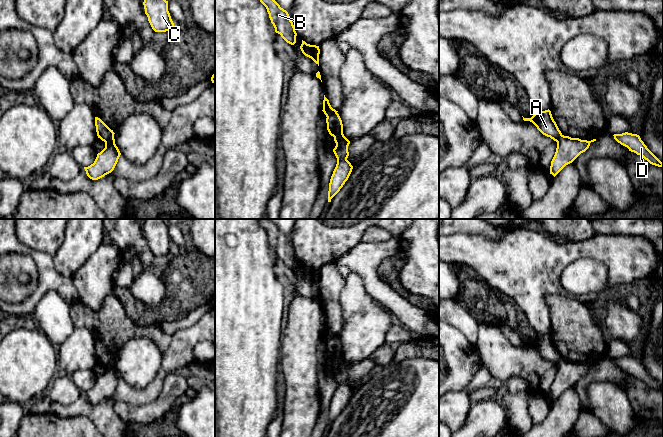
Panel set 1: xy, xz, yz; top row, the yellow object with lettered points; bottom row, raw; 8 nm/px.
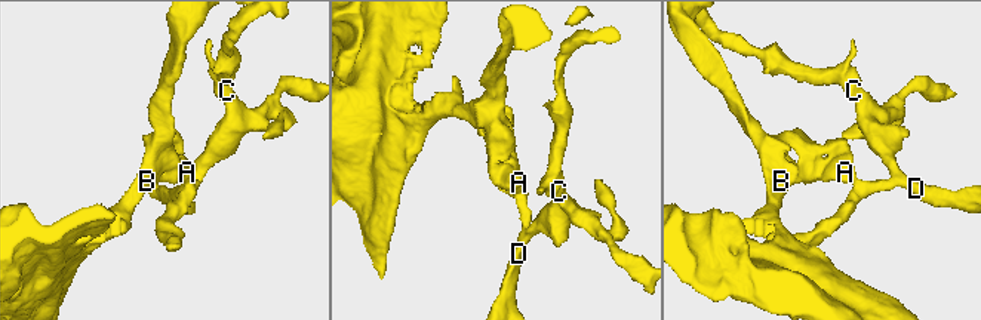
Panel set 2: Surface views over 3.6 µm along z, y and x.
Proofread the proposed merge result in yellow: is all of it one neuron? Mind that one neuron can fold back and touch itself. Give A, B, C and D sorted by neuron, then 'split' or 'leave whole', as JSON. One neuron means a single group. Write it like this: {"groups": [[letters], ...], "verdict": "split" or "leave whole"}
{"groups": [["A", "B"], ["C", "D"]], "verdict": "split"}

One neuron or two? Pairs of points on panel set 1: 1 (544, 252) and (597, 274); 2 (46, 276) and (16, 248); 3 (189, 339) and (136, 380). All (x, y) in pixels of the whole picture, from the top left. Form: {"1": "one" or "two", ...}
{"1": "two", "2": "one", "3": "two"}

